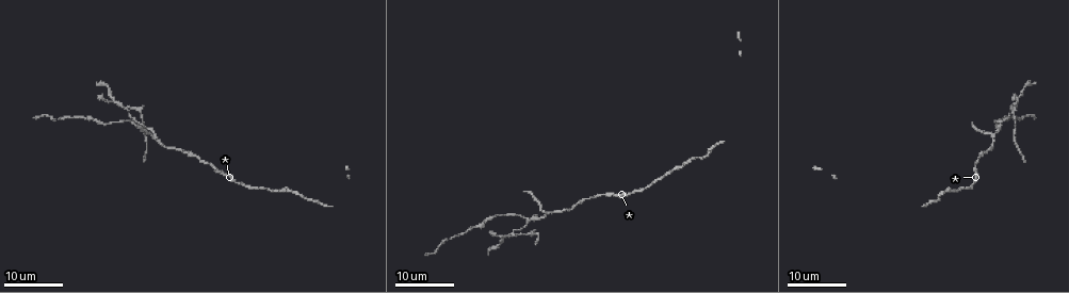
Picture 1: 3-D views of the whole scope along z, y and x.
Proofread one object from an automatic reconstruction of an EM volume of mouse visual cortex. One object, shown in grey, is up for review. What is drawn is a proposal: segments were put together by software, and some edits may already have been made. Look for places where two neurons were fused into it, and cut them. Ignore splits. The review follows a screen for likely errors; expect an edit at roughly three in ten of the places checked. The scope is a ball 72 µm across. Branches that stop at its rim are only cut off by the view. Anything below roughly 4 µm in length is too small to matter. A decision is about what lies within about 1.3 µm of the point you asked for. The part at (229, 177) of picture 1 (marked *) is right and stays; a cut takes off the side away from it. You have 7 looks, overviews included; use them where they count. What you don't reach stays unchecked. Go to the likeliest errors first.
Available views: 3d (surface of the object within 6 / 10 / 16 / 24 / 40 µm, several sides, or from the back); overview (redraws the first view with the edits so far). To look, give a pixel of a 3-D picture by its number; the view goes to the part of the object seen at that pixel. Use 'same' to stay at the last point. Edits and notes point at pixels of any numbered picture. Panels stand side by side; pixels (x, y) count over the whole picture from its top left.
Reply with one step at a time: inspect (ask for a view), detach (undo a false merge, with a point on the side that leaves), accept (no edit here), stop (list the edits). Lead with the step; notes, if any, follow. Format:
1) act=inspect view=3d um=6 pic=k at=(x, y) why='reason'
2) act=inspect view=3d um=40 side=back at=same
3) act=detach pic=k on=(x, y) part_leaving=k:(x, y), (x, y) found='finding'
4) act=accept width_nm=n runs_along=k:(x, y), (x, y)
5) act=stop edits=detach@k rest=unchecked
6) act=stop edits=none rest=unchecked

act=inspect view=3d um=16 pic=1 at=(514, 234) why='three arms meet'

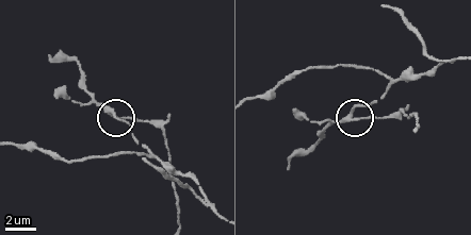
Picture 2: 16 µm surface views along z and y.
act=inspect view=3d um=6 pic=2 at=(352, 120)

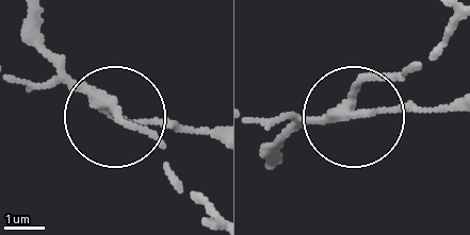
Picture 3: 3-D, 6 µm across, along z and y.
act=detach pic=3 on=(161, 121) arms=3 part_leaving=3:(339, 117), (448, 107) found='two neurons meet here'

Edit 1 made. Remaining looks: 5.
act=inspect view=3d um=16 pic=1 at=(527, 218) why='small branch off a trunk'

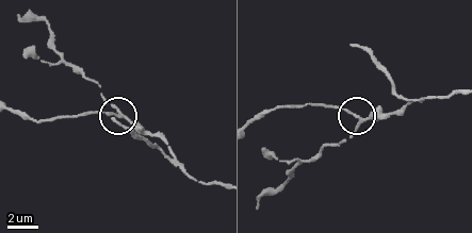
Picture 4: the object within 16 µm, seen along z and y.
act=inspect view=3d um=10 pic=4 at=(120, 117)

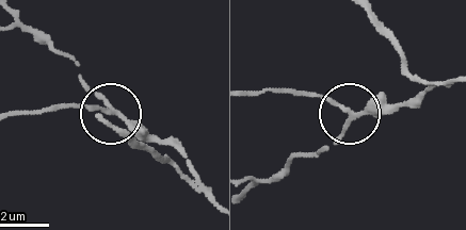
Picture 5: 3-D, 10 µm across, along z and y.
act=inspect view=3d um=6 pic=5 at=(347, 111)

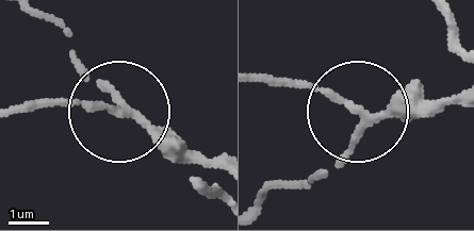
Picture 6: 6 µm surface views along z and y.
act=accept found='continuous, no second neuron'

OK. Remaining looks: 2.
act=stop edits=detach@3 rest=unchecked

